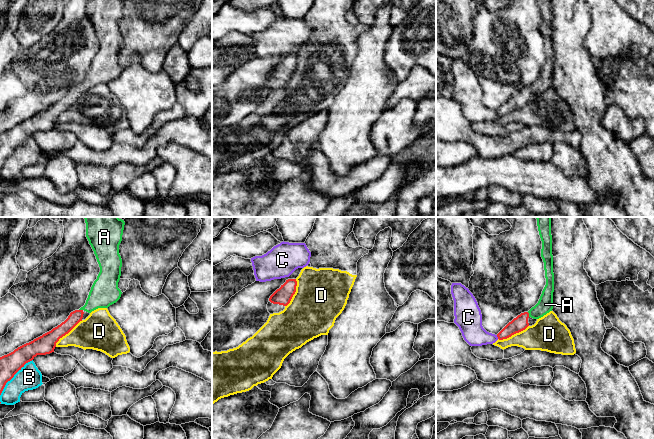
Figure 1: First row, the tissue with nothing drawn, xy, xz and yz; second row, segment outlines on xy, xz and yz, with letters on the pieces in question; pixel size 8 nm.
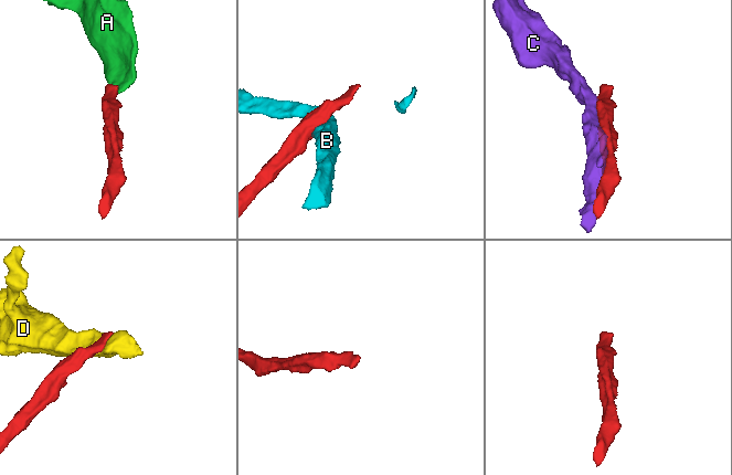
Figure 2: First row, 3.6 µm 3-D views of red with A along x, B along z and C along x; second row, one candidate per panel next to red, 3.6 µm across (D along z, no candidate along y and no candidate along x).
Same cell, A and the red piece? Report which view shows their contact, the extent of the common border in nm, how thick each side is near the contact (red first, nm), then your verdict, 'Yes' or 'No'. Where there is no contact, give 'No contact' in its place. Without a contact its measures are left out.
Touches red in yz. Shared border 40 nm. Thickness 120 nm (red) against 130 nm. Yes

